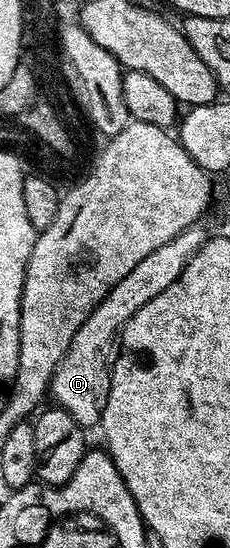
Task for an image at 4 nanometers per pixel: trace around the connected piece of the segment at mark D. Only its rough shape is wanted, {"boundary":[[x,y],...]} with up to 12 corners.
{"boundary":[[191,225],[150,251],[92,309],[52,376],[50,397],[99,426],[104,352],[182,275],[206,240]]}

